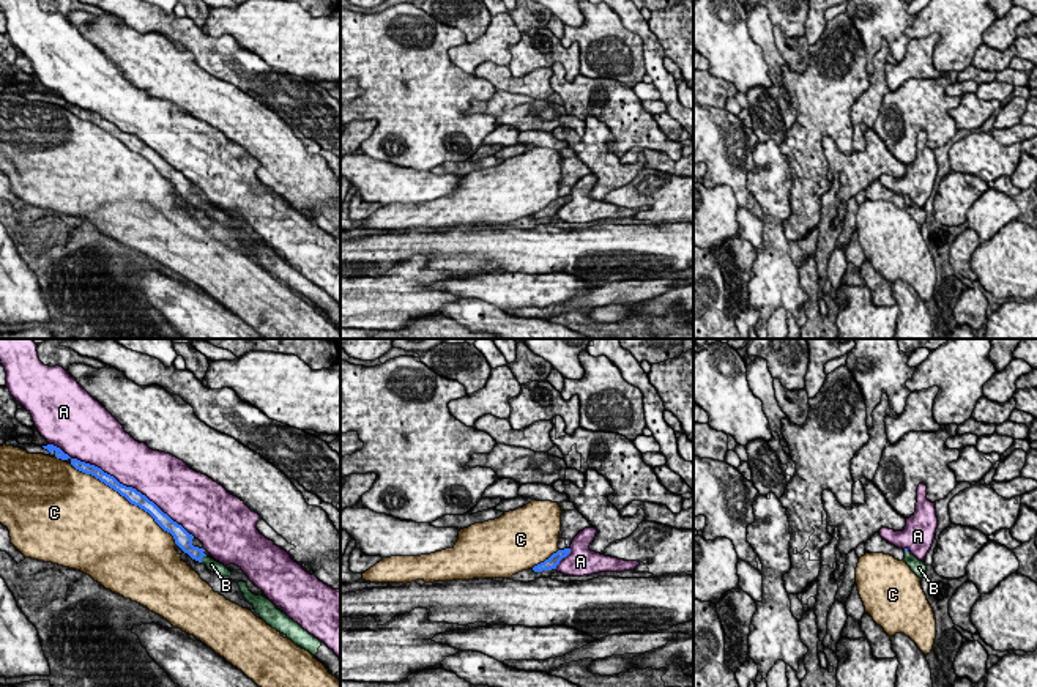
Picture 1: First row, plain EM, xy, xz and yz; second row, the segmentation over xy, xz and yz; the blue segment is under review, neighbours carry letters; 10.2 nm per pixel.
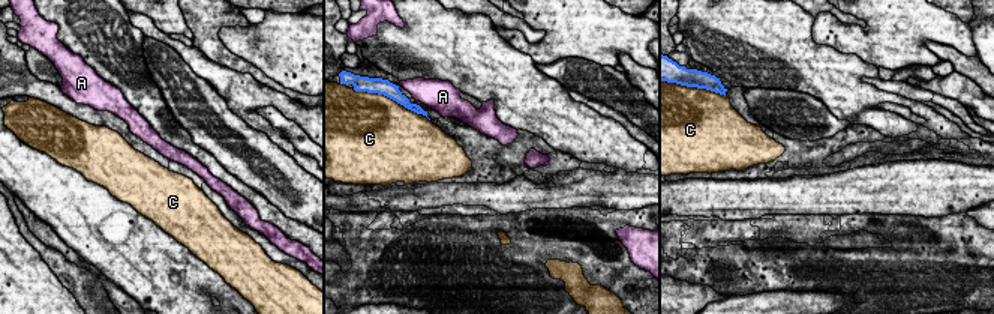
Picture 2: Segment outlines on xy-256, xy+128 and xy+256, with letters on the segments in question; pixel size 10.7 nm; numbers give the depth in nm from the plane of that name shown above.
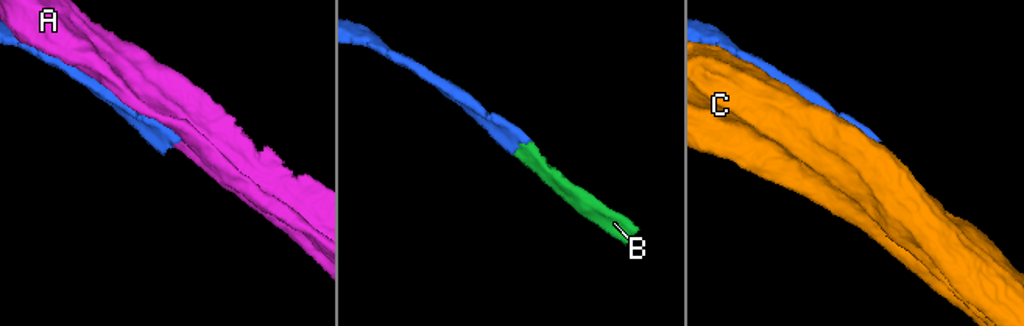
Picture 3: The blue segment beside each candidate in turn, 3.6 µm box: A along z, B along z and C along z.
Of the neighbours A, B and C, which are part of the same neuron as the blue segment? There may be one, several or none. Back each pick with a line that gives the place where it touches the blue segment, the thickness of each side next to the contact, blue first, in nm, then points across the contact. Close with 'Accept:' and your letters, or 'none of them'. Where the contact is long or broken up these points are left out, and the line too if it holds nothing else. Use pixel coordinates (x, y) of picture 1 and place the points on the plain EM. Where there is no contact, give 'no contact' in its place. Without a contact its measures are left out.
B: meets blue in xy at (202, 204); 160 nm thick on the blue side, 120 nm on the other; runs through xy (185, 186), (202, 204), (211, 211)
Accept: B

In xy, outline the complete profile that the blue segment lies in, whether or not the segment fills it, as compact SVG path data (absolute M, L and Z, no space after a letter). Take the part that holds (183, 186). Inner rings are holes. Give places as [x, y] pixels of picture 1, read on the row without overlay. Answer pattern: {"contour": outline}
{"contour": "M71 106L71 112L85 121L95 123L96 126L99 126L101 129L104 129L106 132L109 132L110 136L118 139L121 143L125 143L131 151L139 153L140 156L148 159L164 178L167 178L173 183L175 191L184 200L188 200L192 206L205 211L208 214L208 217L217 221L219 224L230 224L232 222L232 219L224 211L208 205L203 200L203 195L194 194L192 192L194 183L189 181L181 172L173 169L167 161L164 161L145 142L142 142L140 139L137 139L132 134L126 134L126 132L120 131L113 123L104 120L101 115L98 115L95 112L80 109L77 106Z"}

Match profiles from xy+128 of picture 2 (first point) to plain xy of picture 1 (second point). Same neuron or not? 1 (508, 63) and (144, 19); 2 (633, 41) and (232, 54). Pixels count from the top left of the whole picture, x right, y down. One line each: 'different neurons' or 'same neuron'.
1: different neurons
2: different neurons

